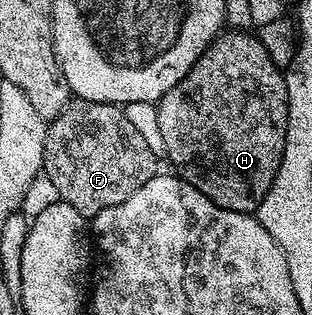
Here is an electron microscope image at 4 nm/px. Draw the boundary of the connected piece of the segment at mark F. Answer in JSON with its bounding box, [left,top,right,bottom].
[43,99,158,220]

